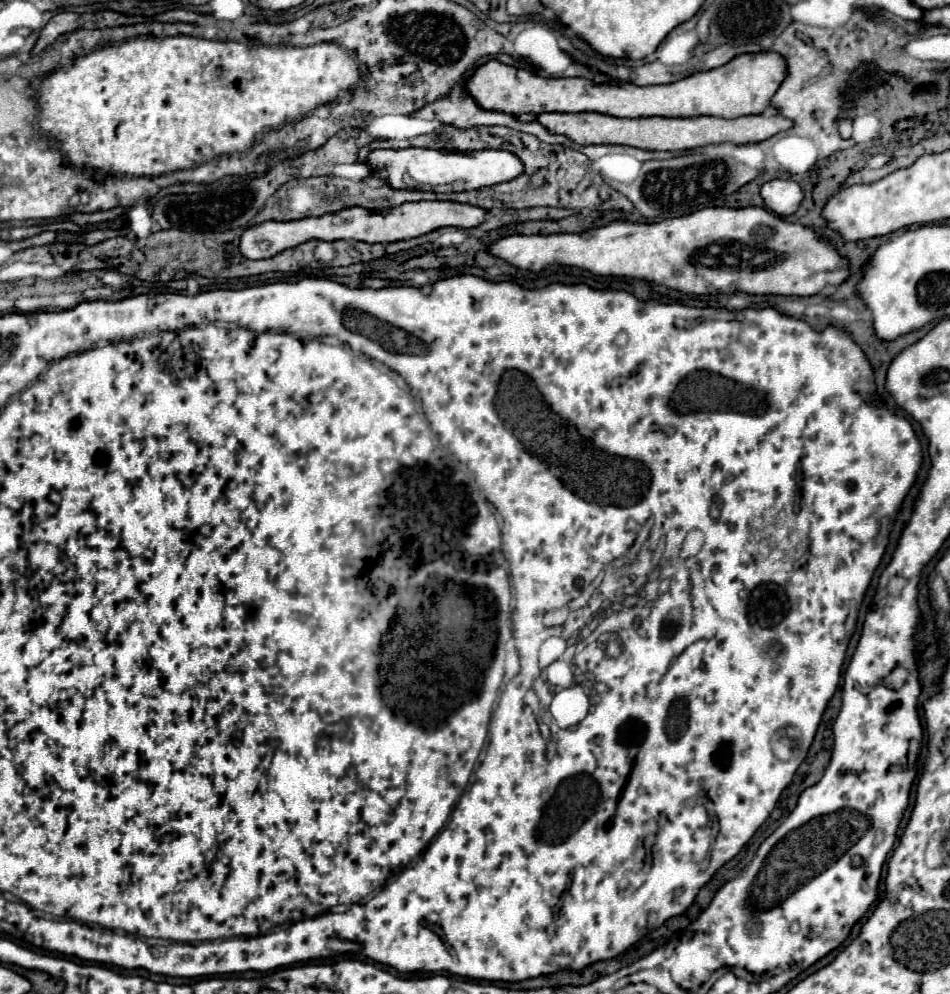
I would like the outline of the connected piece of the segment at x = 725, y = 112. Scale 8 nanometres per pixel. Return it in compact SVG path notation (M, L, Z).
M775 52L741 54L725 66L691 74L673 84L637 86L635 84L593 84L585 78L543 78L527 70L519 70L497 60L481 64L469 82L465 94L471 96L483 110L495 110L505 114L543 114L543 112L599 112L619 118L641 116L721 116L739 118L747 114L761 114L775 90L785 78L785 60Z

